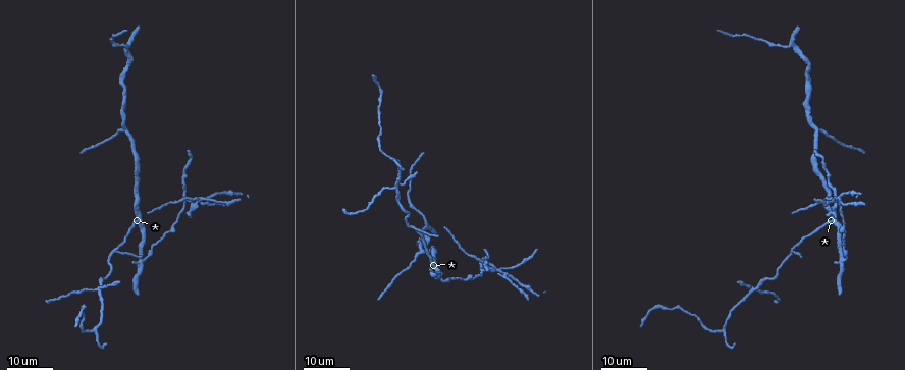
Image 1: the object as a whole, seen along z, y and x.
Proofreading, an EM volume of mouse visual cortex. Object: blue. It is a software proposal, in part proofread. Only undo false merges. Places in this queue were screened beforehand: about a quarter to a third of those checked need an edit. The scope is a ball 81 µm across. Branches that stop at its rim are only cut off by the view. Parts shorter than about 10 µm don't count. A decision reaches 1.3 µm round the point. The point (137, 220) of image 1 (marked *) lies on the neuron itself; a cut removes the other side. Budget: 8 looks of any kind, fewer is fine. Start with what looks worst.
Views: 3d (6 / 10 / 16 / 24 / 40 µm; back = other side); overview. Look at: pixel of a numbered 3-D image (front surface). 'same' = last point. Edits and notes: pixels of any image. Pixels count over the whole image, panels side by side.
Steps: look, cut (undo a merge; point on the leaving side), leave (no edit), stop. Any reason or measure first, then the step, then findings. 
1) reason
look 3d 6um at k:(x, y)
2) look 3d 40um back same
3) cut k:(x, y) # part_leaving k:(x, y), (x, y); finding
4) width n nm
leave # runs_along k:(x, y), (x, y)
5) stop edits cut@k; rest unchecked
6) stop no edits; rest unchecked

four or more arms meet
look 3d 24um at 1:(393, 187)

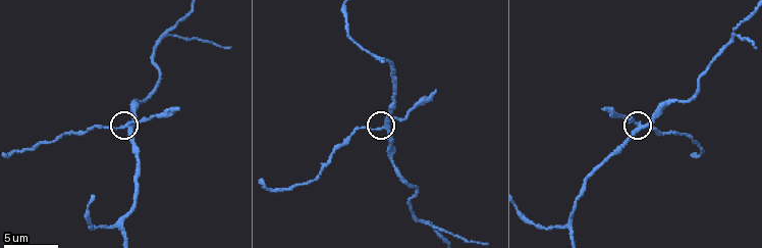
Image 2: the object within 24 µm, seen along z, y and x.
look 3d 10um at 2:(125, 125)

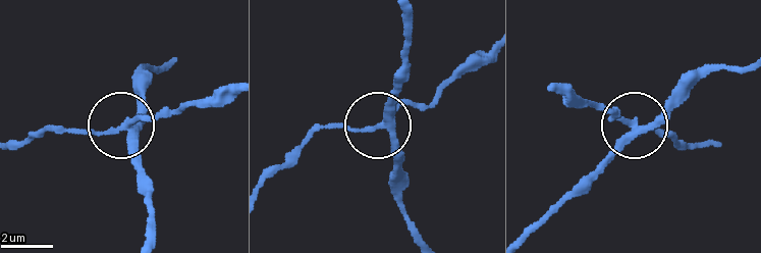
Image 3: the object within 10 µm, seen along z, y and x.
side_arm 16 um
cut 3:(164, 116) # part_leaving 3:(124, 128), (106, 135), (47, 128), (10, 146); a second neuron is stuck on

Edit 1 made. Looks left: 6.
three arms meet
look 3d 24um at 1:(121, 130)

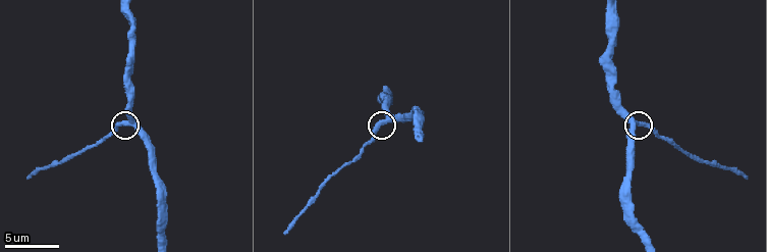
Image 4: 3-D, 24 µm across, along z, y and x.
look 3d 10um at 4:(381, 122)

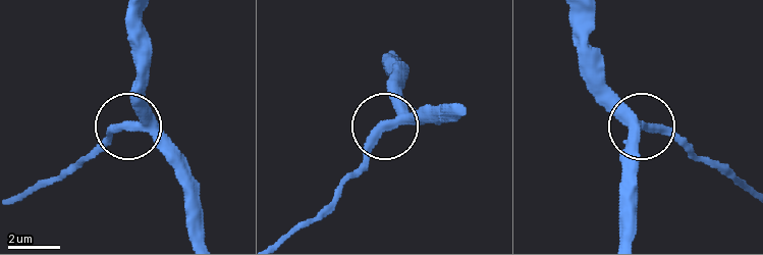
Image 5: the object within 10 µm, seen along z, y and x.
leave # runs_along 5:(462, 112), (415, 112), (388, 121), (363, 165), (338, 189); all the same neuron

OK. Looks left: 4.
look 3d 16um at 1:(840, 259)

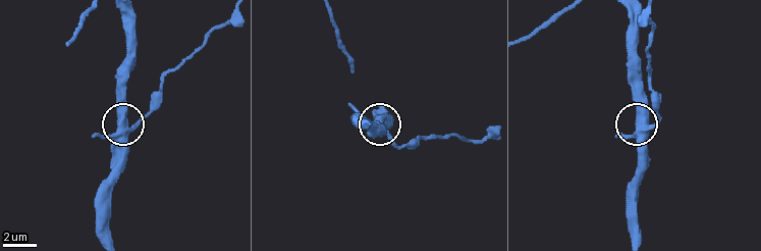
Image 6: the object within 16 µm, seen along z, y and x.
look 3d 6um at 6:(641, 118)

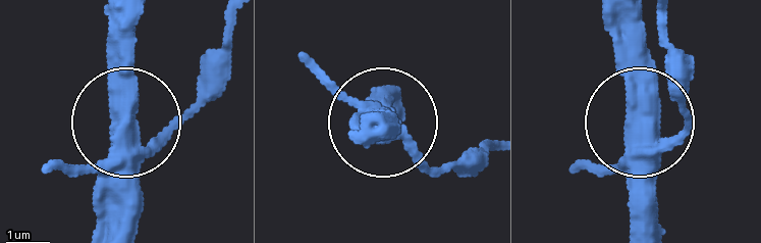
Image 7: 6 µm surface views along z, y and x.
arms 3
cut 7:(71, 177) # part_leaving 7:(128, 163), (195, 108), (231, 20); a second neuron is stuck on

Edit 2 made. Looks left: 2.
stop edits cut@3, cut@7; rest unchecked

